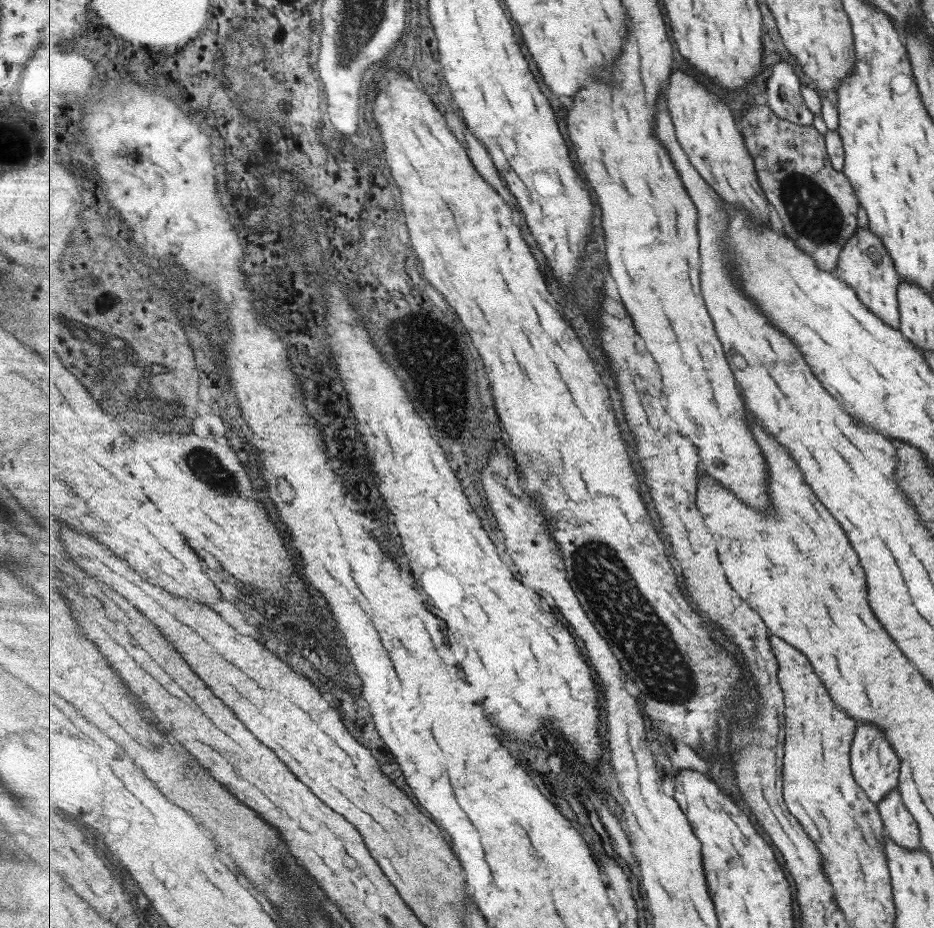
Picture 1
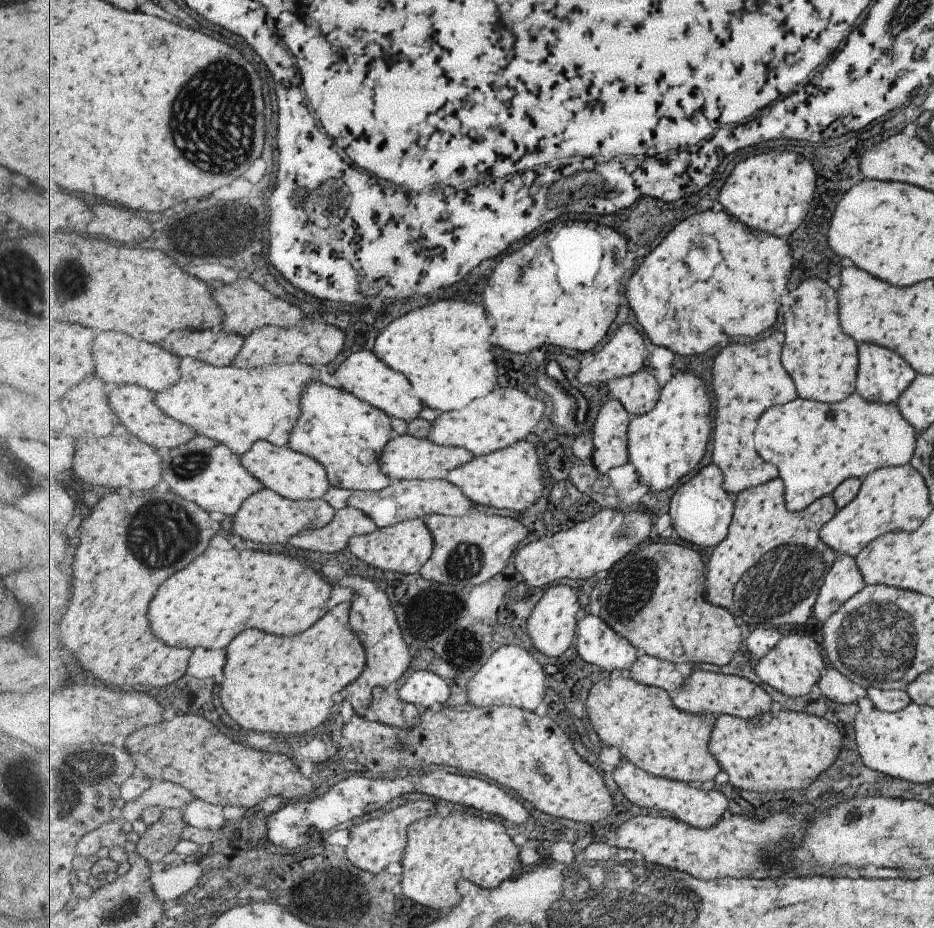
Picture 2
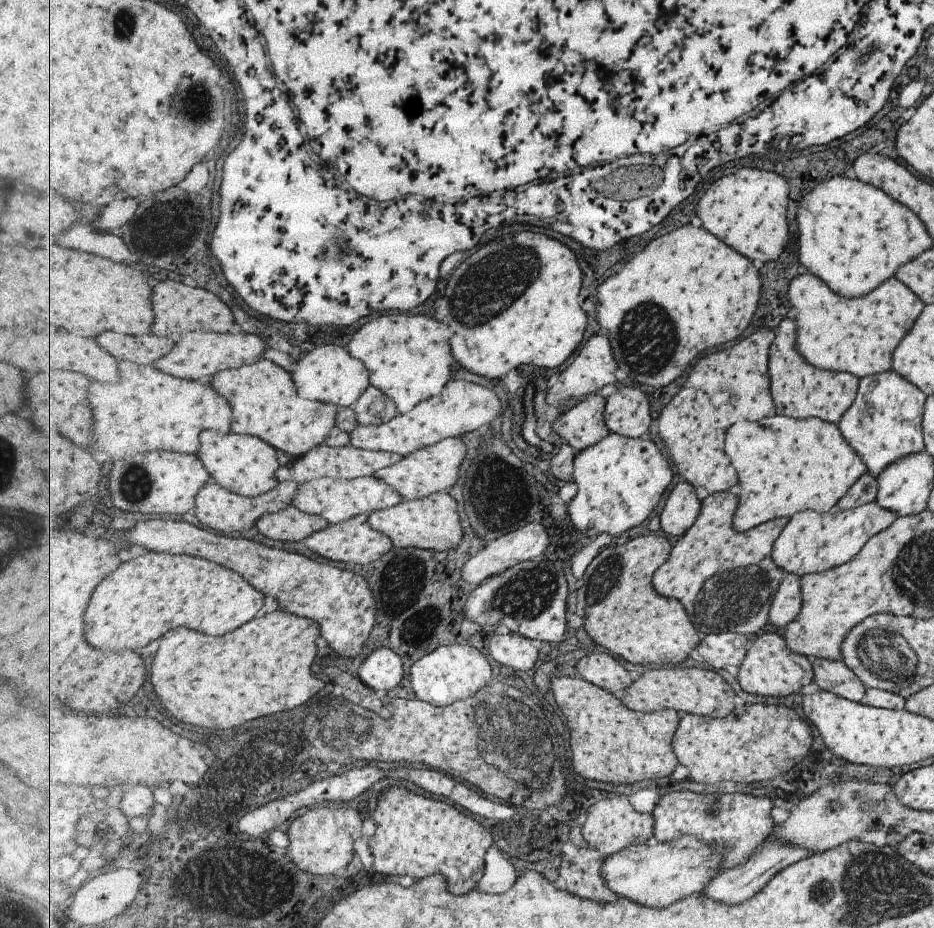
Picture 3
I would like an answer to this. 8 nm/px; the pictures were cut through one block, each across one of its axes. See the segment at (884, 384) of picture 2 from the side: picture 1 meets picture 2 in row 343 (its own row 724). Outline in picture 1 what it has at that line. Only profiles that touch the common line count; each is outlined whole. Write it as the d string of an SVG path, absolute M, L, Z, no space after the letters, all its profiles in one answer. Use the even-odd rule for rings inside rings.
M859 724L855 729L855 738L849 749L849 764L855 784L862 787L867 798L875 805L897 786L899 759L895 756L893 748L886 742L883 730L879 730L879 728L875 730L873 726Z

